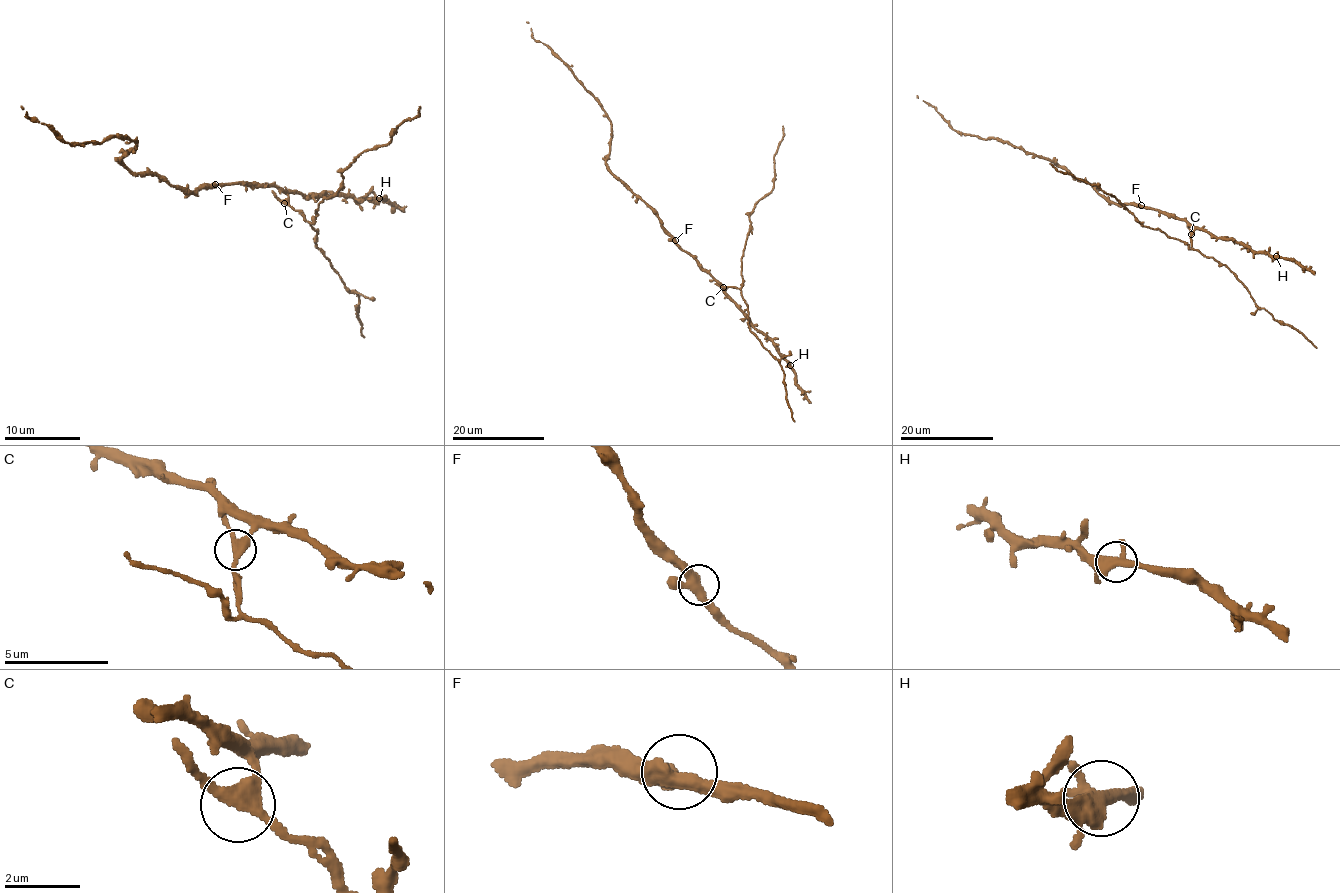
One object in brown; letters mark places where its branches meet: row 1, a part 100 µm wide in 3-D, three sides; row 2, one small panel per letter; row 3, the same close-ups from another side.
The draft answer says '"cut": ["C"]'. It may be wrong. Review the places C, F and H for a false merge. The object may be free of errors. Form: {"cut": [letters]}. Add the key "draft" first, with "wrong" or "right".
{"draft": "right", "cut": ["C"]}

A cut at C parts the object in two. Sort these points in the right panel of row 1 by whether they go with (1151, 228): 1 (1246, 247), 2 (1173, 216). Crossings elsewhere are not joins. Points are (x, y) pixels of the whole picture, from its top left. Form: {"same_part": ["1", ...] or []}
{"same_part": []}

